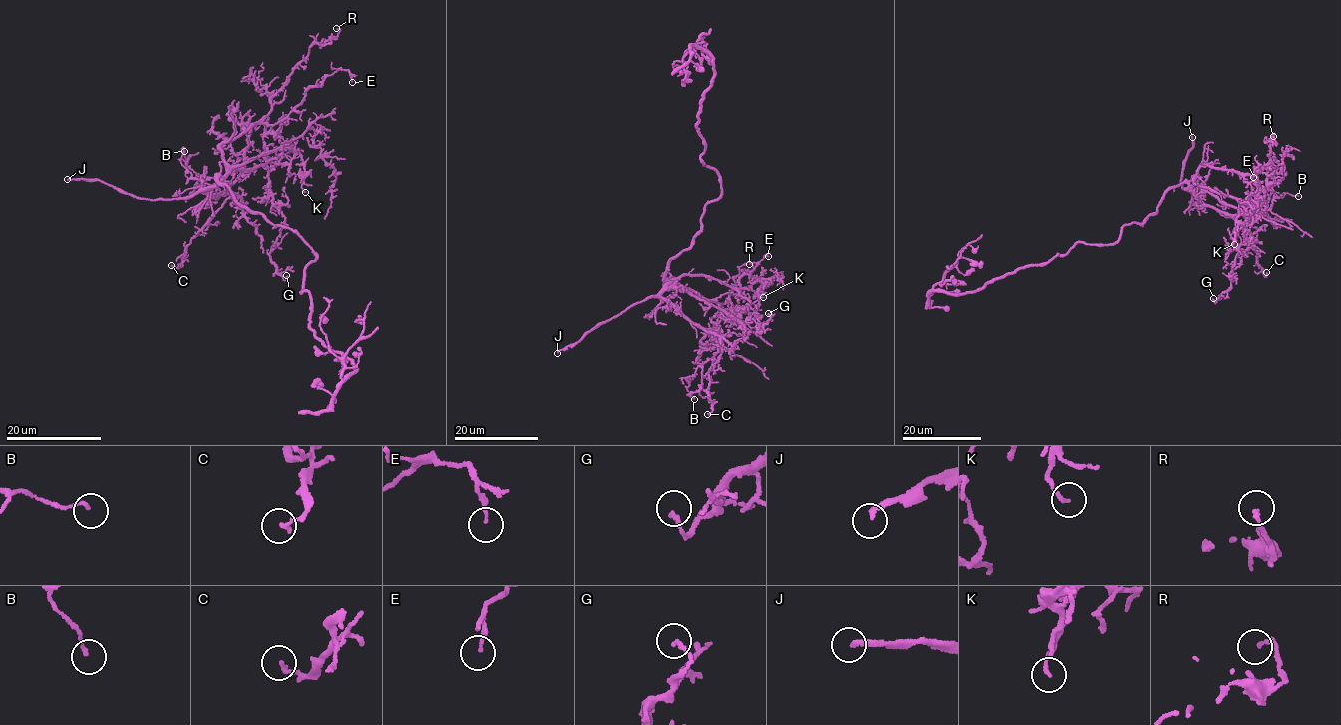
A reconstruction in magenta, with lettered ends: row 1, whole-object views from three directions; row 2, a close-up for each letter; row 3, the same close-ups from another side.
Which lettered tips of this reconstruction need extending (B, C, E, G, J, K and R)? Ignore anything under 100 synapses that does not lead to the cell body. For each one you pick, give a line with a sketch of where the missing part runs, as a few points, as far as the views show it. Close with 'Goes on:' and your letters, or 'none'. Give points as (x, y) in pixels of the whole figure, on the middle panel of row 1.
J: (557, 353), (546, 365), (524, 375)
Goes on: J

